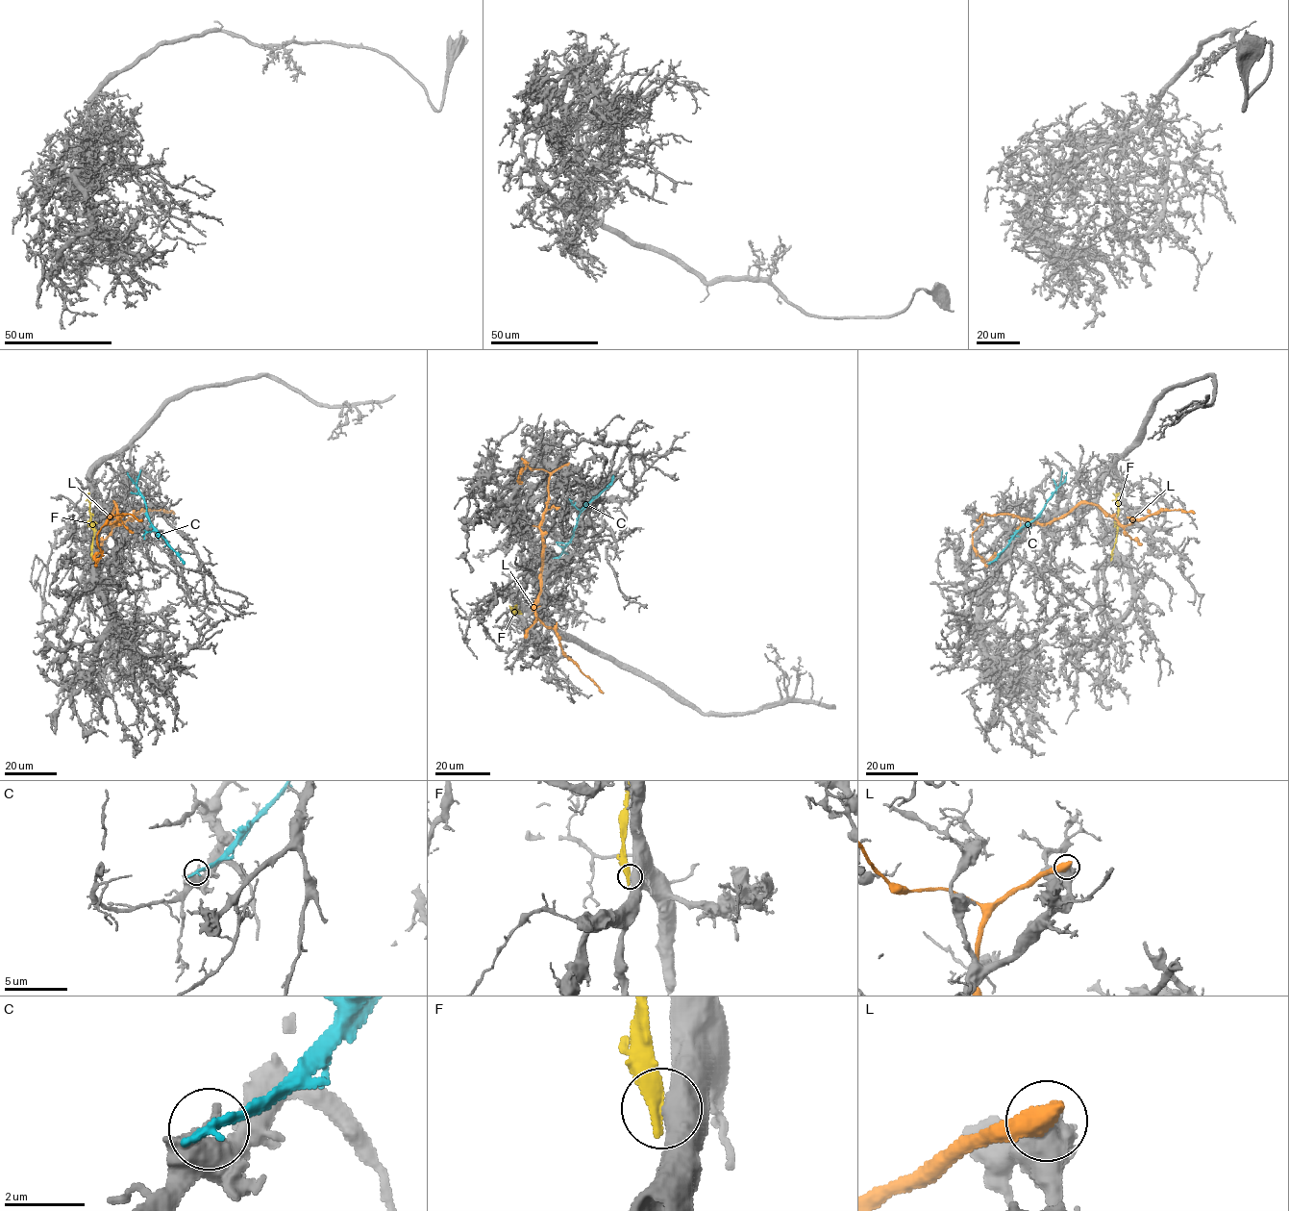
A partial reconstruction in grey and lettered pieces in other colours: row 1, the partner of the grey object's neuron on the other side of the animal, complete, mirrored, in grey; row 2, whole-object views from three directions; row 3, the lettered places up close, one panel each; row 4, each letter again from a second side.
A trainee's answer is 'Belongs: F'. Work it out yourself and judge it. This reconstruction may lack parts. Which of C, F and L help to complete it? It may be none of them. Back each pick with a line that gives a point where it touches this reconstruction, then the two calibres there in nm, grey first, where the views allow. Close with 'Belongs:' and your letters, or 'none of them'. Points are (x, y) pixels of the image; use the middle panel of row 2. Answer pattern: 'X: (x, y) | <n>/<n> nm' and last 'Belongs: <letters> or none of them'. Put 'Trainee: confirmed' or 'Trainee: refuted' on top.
Trainee: refuted
Belongs: none of them

